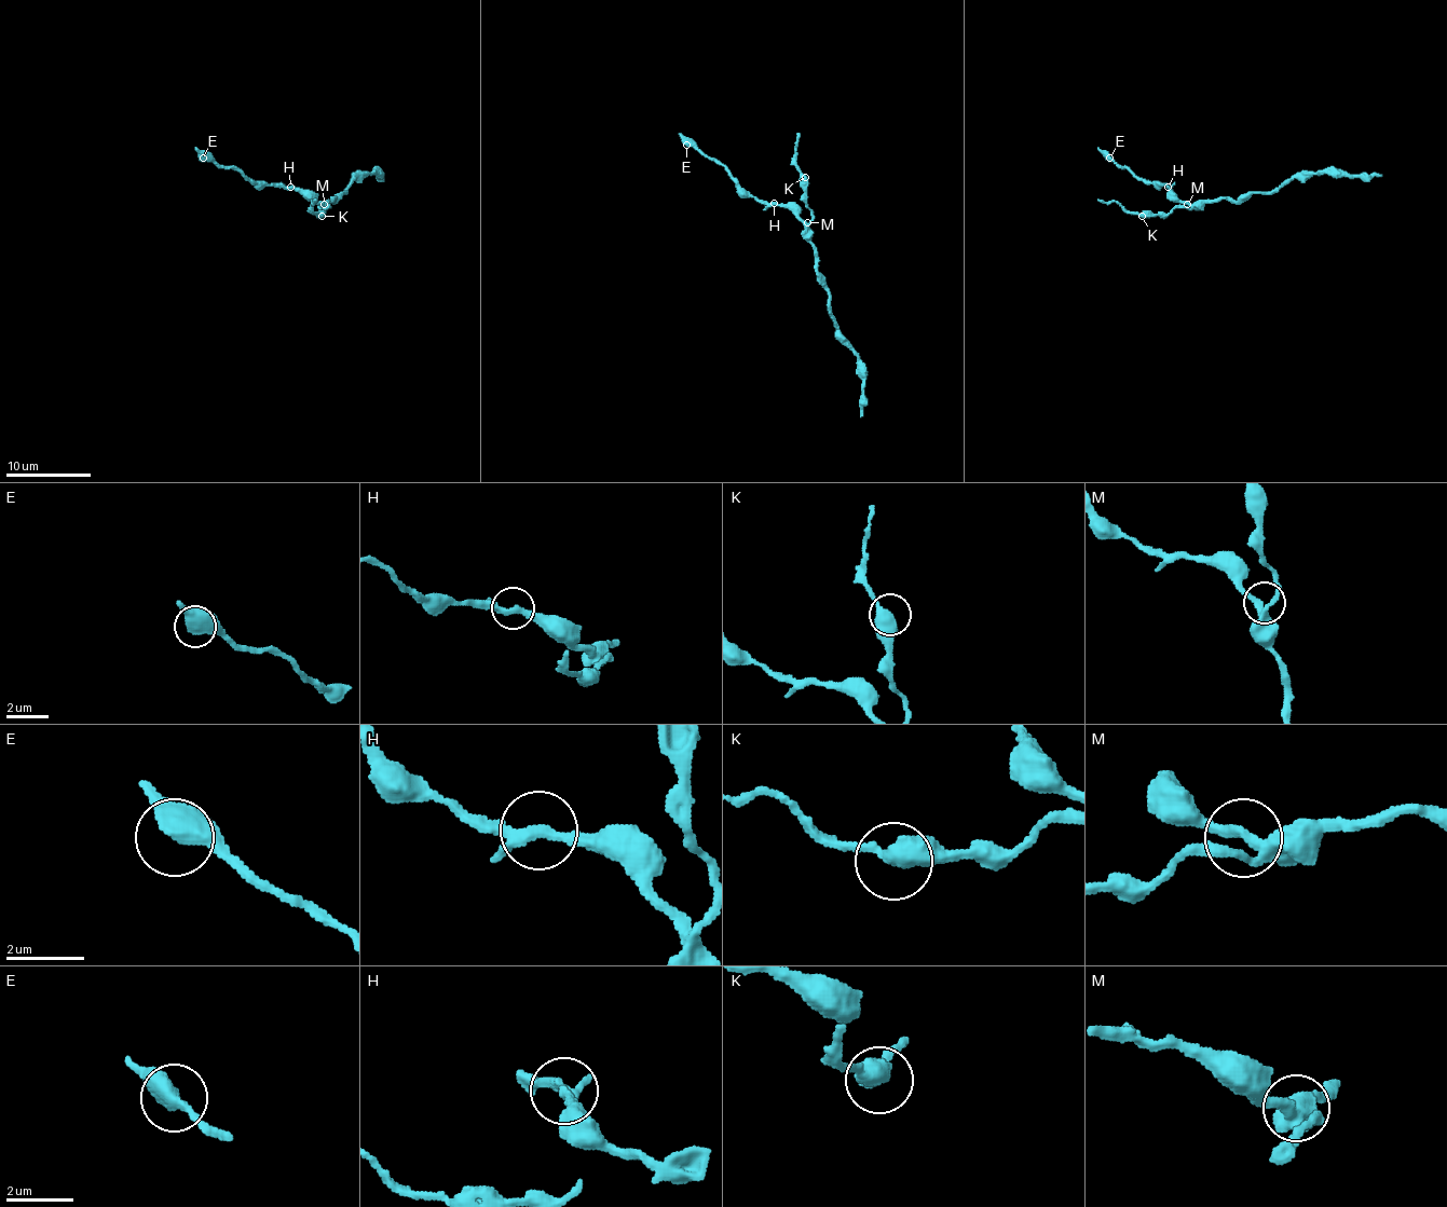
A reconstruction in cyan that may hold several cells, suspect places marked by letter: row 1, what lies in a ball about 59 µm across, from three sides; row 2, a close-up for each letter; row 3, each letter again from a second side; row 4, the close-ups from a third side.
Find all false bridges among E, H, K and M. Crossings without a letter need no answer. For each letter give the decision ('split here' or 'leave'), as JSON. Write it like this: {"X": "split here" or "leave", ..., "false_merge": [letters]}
{"E": "leave", "H": "leave", "K": "leave", "M": "leave", "false_merge": []}

